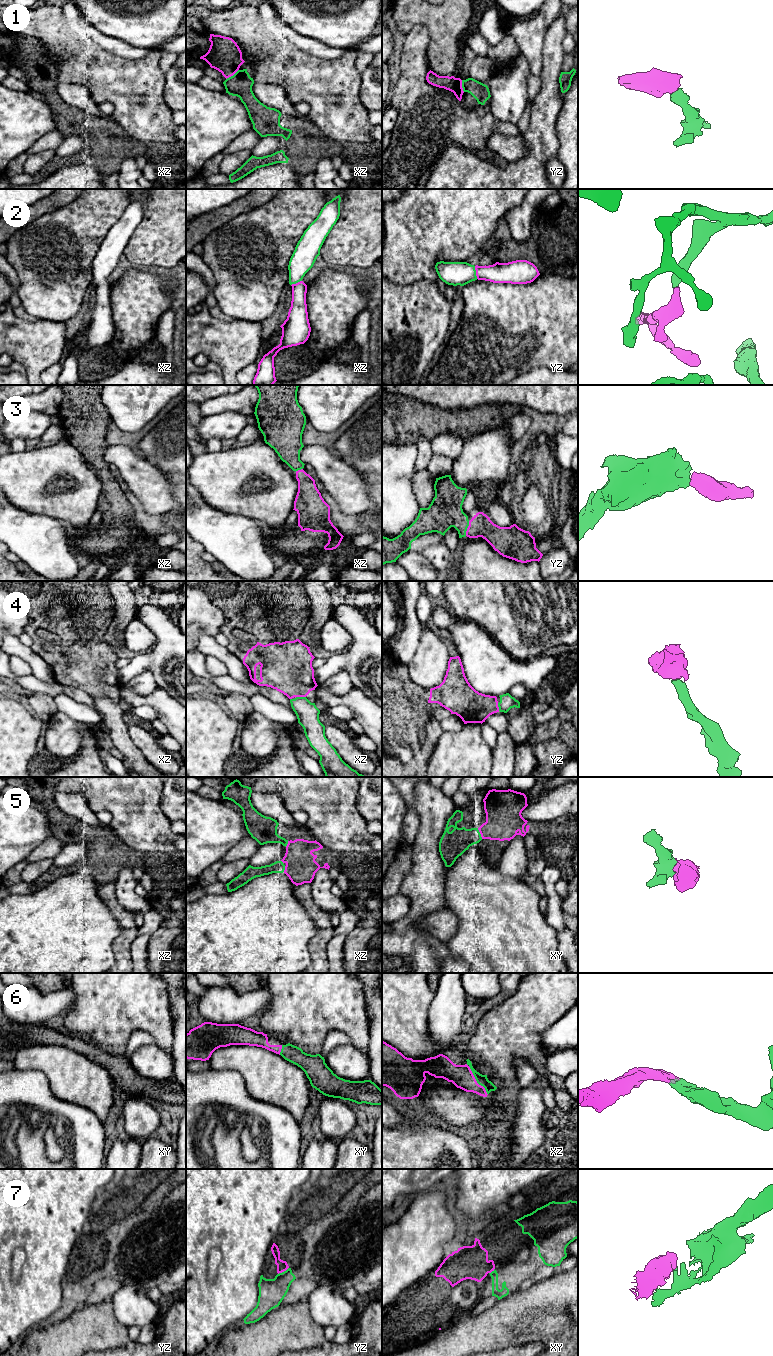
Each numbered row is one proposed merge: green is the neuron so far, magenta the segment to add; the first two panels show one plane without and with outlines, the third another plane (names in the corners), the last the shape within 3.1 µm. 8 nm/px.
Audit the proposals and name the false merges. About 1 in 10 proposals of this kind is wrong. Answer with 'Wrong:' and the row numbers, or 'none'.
Wrong: none

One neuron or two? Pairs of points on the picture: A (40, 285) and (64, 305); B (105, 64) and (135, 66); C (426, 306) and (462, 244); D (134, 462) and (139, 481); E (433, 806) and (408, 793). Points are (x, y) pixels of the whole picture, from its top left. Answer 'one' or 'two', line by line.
A: one
B: one
C: two
D: one
E: two

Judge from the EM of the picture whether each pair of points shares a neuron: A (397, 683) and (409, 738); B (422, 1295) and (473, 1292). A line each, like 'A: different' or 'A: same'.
A: same
B: same

